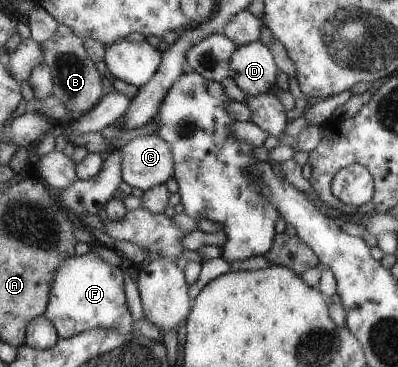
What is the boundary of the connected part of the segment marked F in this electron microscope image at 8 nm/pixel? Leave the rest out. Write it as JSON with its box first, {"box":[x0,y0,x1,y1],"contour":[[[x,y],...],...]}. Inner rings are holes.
{"box":[45,249,133,339],"contour":[[[93,249],[83,256],[71,256],[59,266],[54,286],[50,293],[49,306],[45,318],[53,323],[60,338],[67,339],[86,333],[94,328],[107,328],[117,332],[131,332],[133,318],[127,308],[123,292],[123,272],[117,266],[109,266],[101,260]]]}

